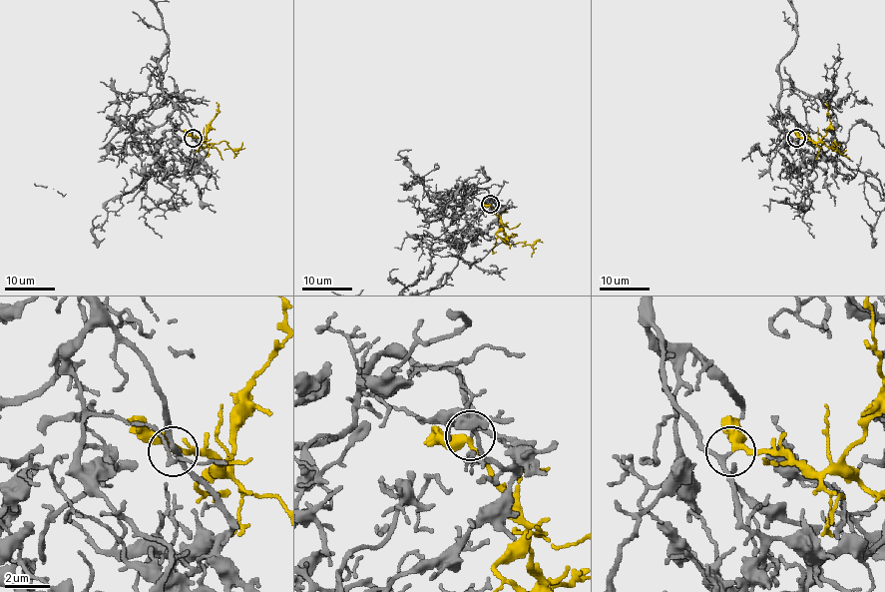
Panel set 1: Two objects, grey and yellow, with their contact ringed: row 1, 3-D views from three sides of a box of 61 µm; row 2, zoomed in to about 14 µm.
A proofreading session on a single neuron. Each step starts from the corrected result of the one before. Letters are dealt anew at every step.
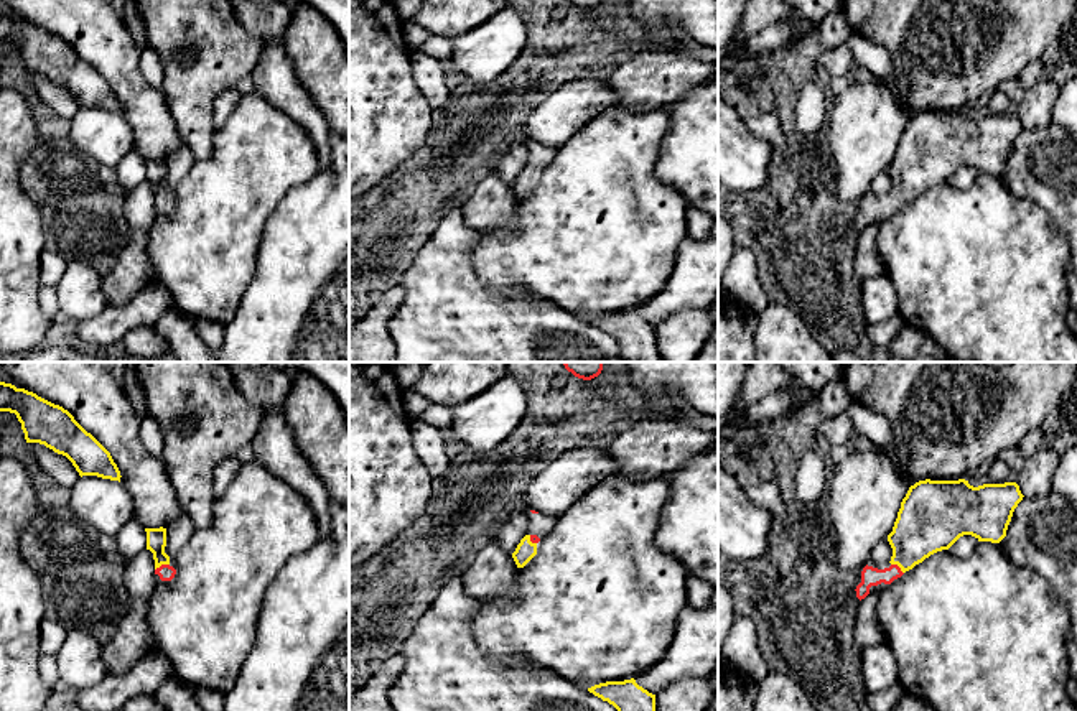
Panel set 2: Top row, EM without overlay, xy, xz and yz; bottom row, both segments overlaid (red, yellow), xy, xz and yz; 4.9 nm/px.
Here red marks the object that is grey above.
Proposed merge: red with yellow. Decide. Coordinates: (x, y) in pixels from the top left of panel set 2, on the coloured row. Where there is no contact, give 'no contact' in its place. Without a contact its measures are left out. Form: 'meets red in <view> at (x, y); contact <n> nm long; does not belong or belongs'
meets red in xy at (162, 565); contact 80 nm long; belongs

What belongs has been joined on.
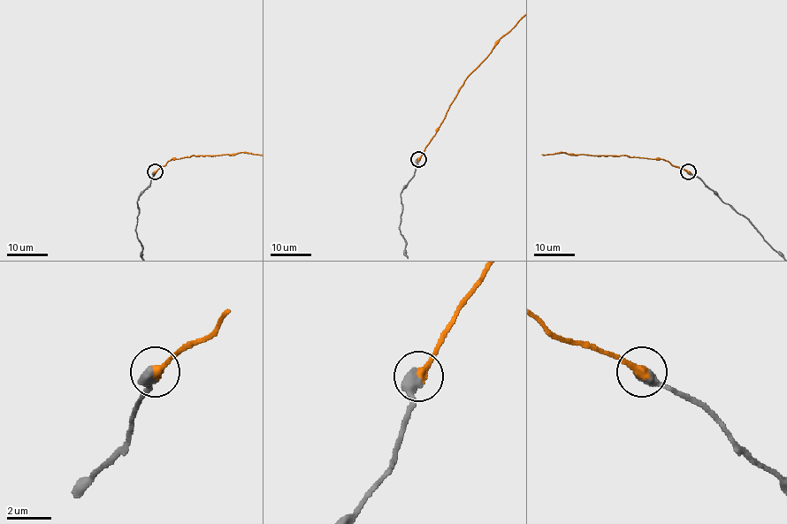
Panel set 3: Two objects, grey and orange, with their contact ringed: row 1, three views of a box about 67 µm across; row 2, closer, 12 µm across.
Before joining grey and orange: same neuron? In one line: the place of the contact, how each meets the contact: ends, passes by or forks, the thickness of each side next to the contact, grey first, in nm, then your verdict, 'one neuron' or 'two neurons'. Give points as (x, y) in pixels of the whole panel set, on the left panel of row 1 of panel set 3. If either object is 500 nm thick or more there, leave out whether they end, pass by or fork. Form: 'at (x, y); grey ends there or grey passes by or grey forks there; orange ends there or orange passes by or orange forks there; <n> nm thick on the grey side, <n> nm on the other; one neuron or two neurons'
at (155, 171); 600 nm thick on the grey side, 400 nm on the other; one neuron

